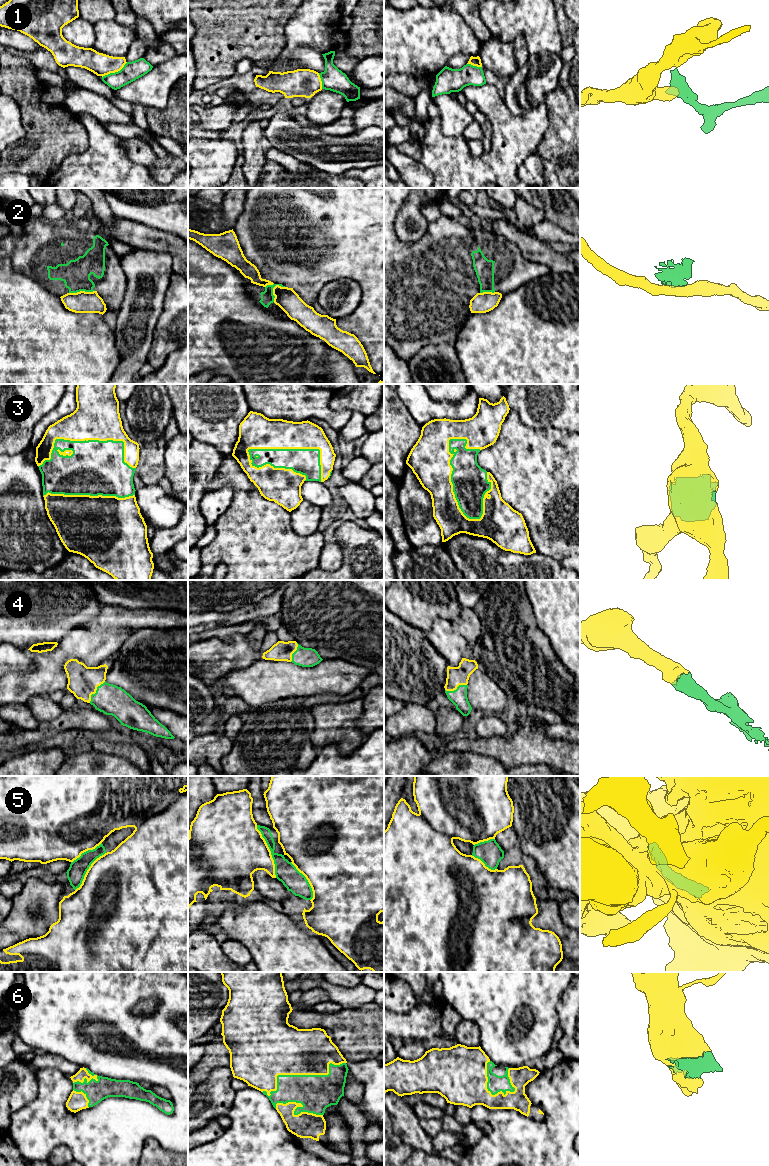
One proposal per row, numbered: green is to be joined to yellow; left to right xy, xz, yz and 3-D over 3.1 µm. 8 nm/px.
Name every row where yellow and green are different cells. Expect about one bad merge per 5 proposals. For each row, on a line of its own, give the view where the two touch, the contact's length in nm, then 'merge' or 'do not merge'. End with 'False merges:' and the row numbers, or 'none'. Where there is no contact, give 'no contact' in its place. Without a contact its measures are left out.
1: meets yellow in xy; contact 240 nm long; do not merge
2: meets yellow in xy; contact 200 nm long; do not merge
3: meets yellow in yz; contact 700 nm long; merge
4: meets yellow in xy; contact 220 nm long; merge
5: meets yellow in xz; contact 460 nm long; do not merge
6: meets yellow in xz; contact 700 nm long; merge
False merges: 1, 2, 5

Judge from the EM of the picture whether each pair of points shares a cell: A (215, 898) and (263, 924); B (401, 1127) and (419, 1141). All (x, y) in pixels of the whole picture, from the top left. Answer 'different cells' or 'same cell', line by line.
A: different cells
B: same cell

